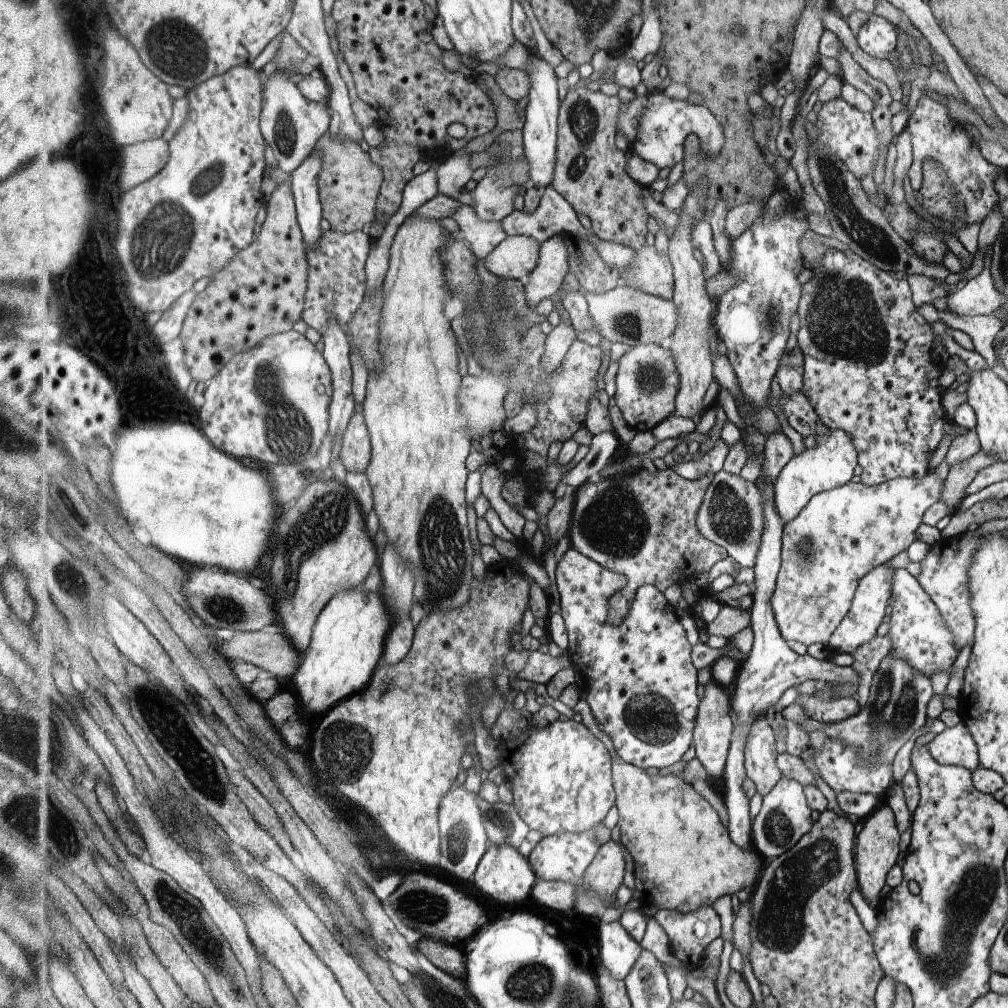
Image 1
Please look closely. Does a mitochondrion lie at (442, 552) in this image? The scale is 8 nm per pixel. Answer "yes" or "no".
yes

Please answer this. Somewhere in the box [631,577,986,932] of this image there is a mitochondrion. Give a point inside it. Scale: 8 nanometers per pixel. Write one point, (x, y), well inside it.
(893, 712)

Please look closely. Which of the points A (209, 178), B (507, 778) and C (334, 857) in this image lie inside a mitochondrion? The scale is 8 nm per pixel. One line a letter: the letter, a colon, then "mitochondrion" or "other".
A: mitochondrion
B: other
C: other

